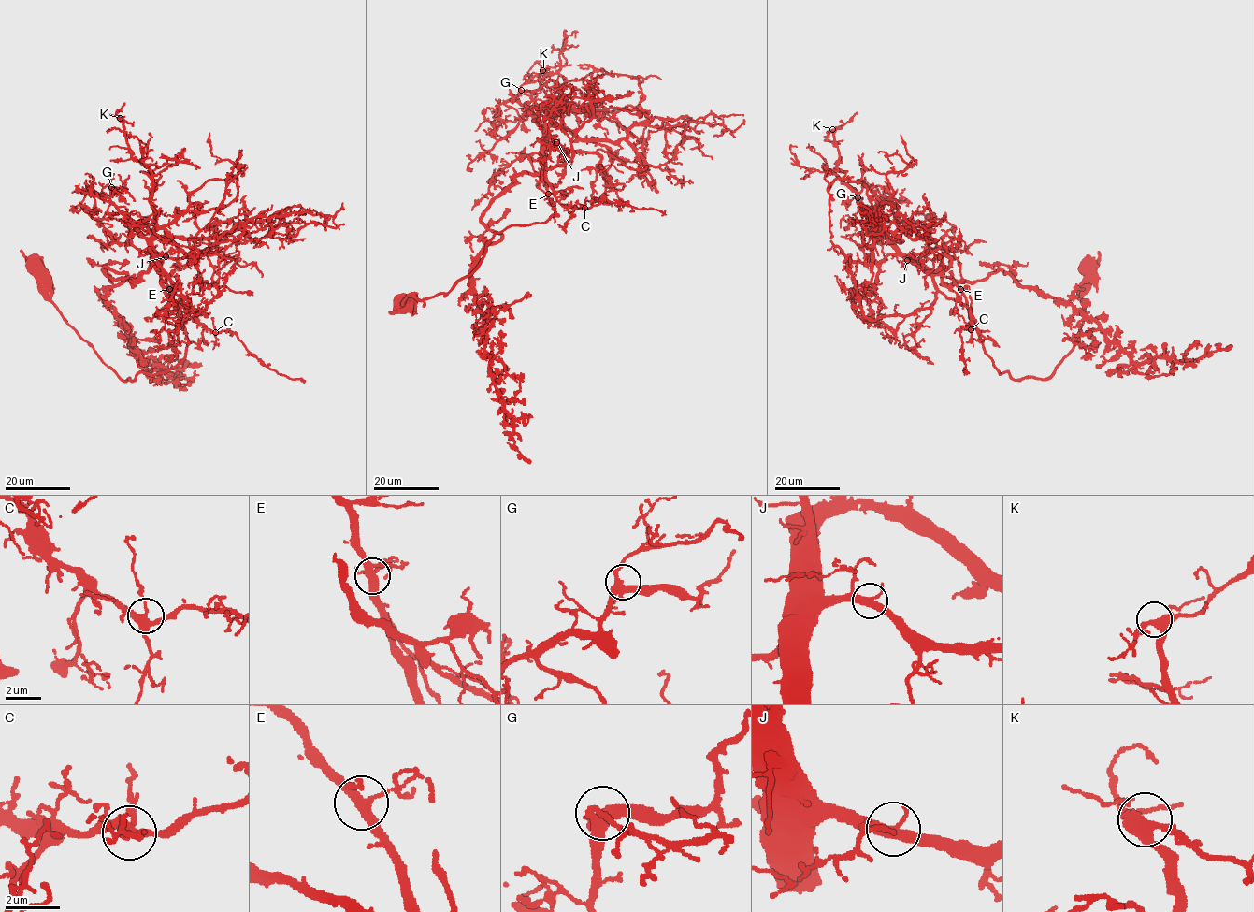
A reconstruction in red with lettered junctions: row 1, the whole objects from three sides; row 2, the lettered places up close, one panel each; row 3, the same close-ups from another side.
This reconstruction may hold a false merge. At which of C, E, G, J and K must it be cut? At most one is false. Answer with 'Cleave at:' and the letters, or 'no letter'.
Cleave at: no letter

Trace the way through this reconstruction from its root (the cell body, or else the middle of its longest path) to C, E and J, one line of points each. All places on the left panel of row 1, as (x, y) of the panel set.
C: (35, 266), (42, 294), (122, 380), (165, 372), (186, 354), (184, 324), (161, 272), (165, 293), (215, 332)
E: (35, 266), (32, 271), (42, 294), (123, 381), (139, 372), (165, 372), (184, 356), (187, 333), (169, 289)
J: (35, 266), (42, 294), (123, 381), (165, 372), (186, 354), (184, 324), (155, 261), (165, 256)

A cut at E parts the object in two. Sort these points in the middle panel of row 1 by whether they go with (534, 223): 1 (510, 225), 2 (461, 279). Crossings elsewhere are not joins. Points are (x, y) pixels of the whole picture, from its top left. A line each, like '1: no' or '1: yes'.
1: yes
2: yes

